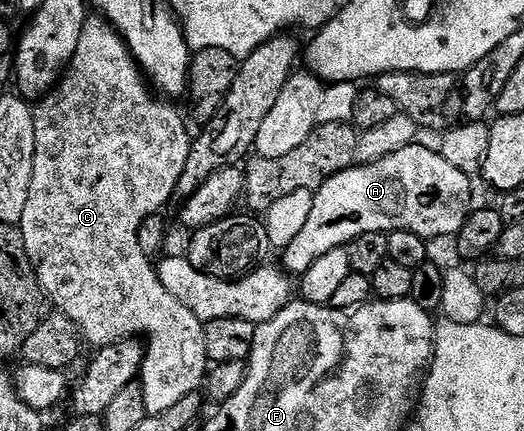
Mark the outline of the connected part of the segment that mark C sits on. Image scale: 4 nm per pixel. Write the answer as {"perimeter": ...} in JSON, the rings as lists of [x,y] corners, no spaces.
{"perimeter":[[[88,17],[77,51],[62,78],[34,108],[33,177],[29,181],[25,213],[17,224],[50,306],[52,303],[58,314],[69,317],[79,328],[80,336],[92,343],[92,348],[148,335],[141,370],[148,415],[165,413],[181,397],[199,391],[209,370],[204,320],[185,309],[161,285],[152,256],[146,255],[137,242],[141,221],[164,210],[162,207],[170,201],[171,194],[178,192],[185,161],[189,161],[193,135],[187,132],[188,120],[184,116],[183,120],[171,103],[174,102],[160,97],[149,86],[143,68],[132,57],[123,36],[106,19]]]}

